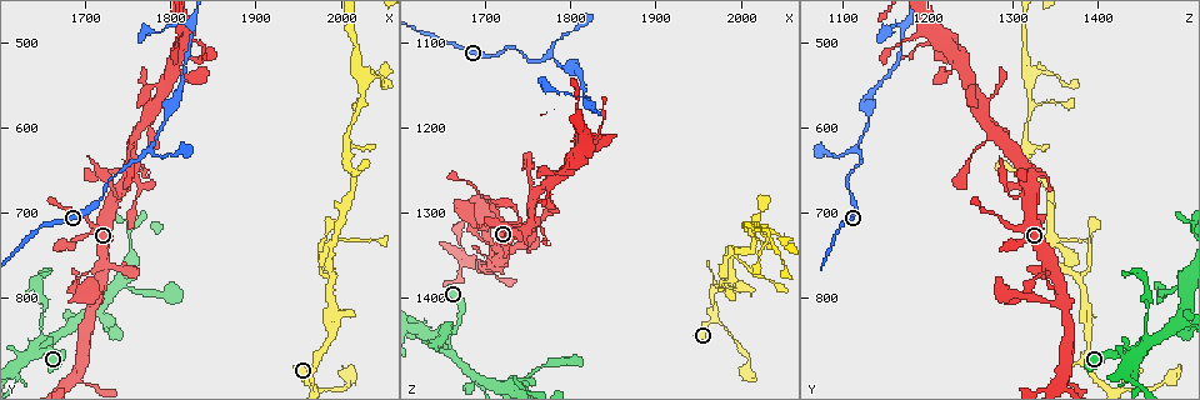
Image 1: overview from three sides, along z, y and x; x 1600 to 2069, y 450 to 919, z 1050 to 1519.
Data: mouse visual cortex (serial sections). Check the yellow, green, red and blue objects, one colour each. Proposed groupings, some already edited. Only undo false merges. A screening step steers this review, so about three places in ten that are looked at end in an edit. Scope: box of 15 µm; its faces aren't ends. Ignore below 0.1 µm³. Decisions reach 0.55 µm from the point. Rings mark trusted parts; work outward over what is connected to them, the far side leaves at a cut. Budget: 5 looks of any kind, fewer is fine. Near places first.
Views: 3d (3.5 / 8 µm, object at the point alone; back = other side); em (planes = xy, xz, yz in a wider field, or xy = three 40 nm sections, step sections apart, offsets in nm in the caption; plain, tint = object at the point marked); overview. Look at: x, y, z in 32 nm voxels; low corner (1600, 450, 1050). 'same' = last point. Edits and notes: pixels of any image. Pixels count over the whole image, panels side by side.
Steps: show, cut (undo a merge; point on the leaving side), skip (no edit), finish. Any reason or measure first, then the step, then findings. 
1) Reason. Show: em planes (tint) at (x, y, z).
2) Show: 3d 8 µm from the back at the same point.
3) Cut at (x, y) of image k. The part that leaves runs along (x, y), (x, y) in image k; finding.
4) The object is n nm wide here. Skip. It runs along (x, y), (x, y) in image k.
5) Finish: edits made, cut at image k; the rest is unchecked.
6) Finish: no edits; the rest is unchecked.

Thick turns thin. Show: 3d 3.5 µm from the back at (1650, 855, 1455).

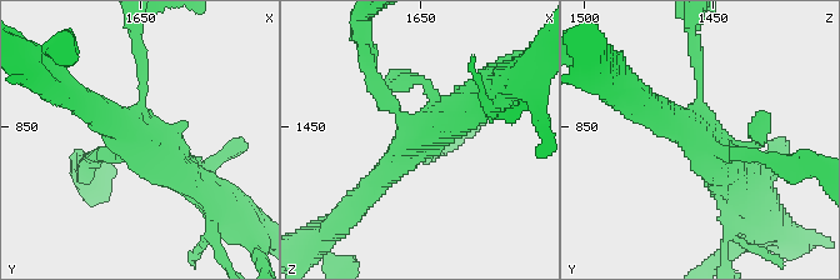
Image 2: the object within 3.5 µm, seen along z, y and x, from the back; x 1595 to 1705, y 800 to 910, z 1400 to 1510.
Shape alone is not enough. Show: em xy step 1 (tint) at (1651, 857, 1453).

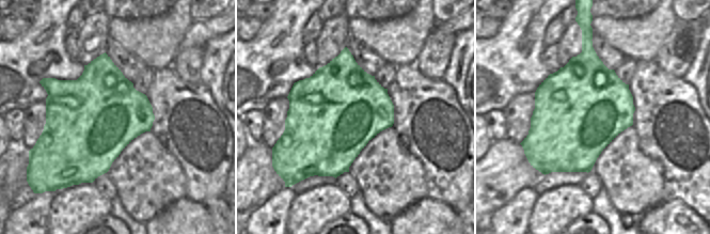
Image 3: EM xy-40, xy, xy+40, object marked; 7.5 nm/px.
The object is 650 nm wide here. Cut at (143, 59) of image 2. The part that leaves runs along (143, 99), (139, 34) in image 2; two cells meet here.

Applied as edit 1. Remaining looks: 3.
Show: overview.

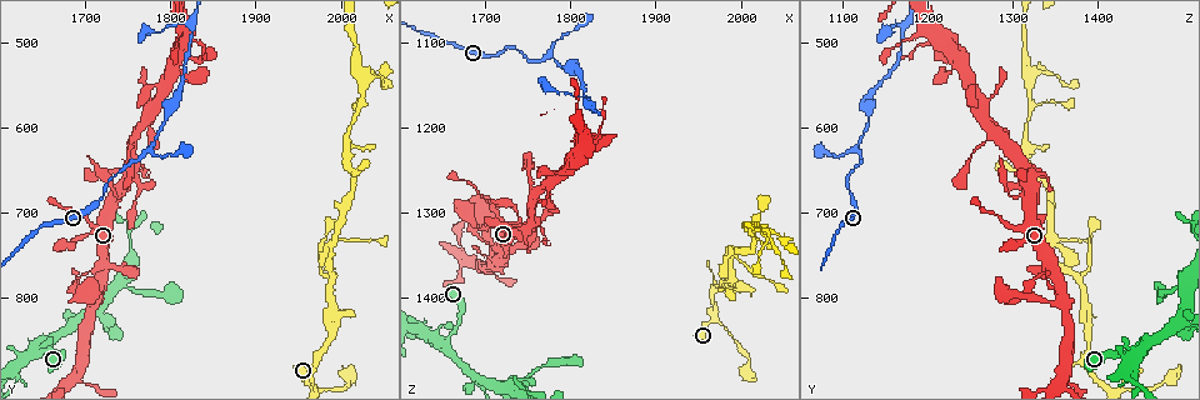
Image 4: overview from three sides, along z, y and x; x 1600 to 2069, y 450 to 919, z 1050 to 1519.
Branch point. Show: 3d 3.5 µm from the back at (1990, 780, 1380).

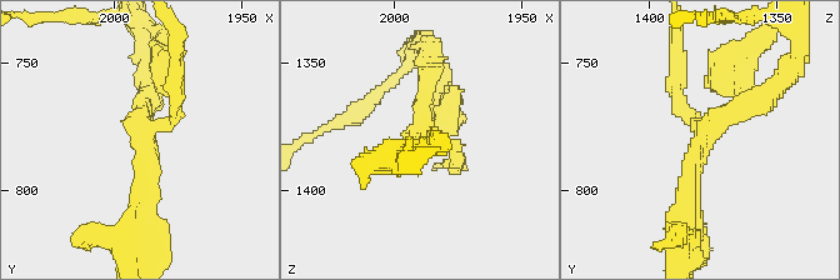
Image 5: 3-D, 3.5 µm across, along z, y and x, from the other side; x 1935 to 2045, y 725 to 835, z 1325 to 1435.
Show: em xy step 3 (tint) at (1988, 779, 1380).

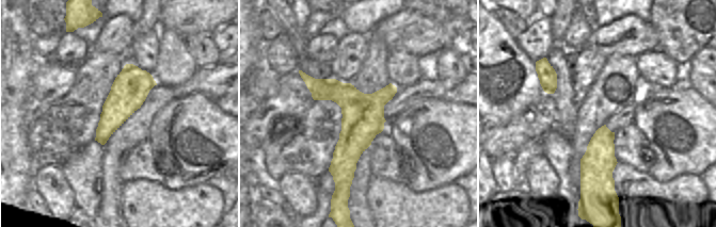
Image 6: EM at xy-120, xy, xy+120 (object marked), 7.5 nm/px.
3 arms meet here. Skip. It runs along (305, 77), (350, 108), (345, 182) in image 6; all the same cell.

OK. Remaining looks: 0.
Finish: edits made, cut at image 2; the rest is unchecked.

